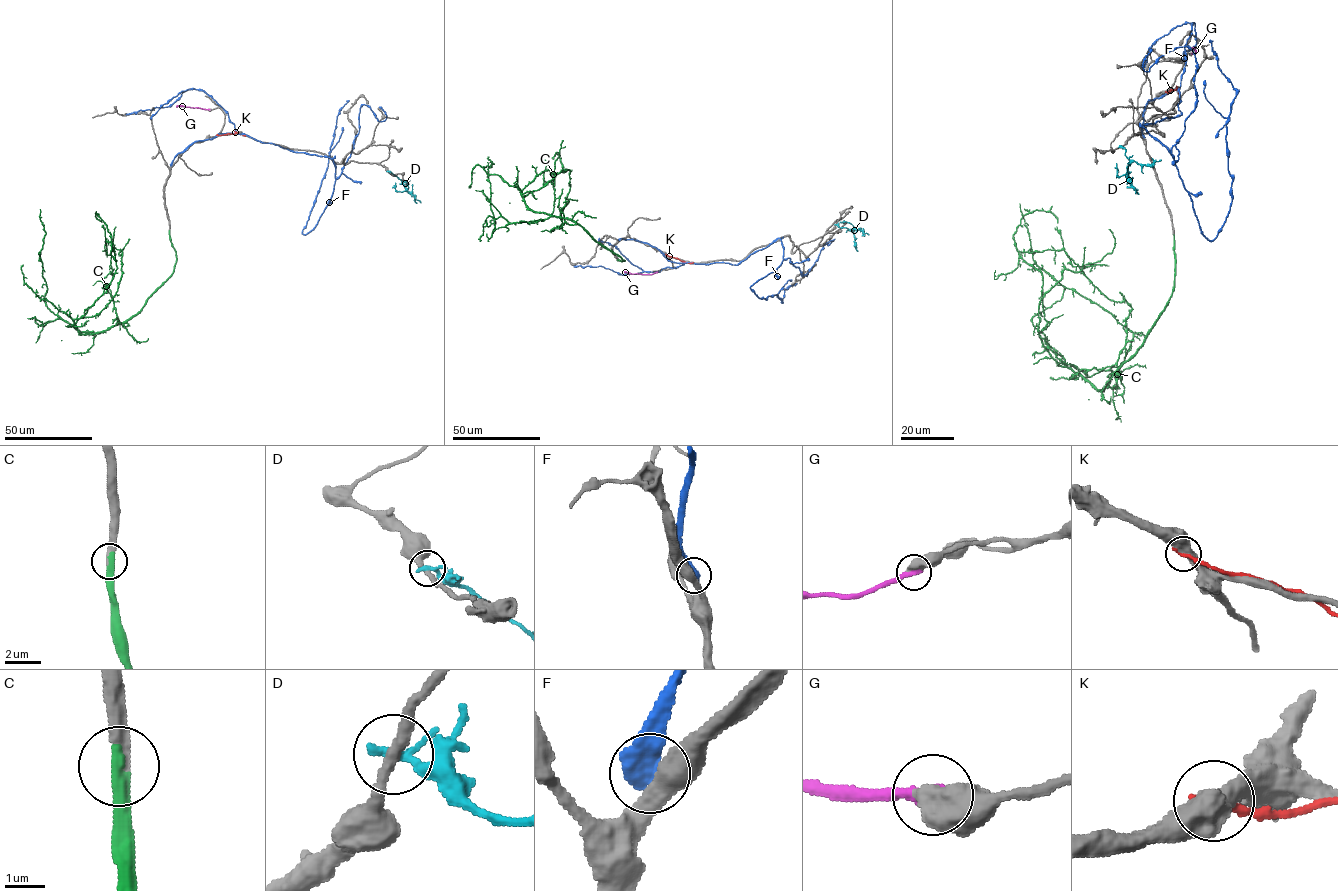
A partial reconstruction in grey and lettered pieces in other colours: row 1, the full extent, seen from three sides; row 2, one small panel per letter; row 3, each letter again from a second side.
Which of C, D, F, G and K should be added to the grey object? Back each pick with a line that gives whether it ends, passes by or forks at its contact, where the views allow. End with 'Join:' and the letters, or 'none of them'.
C: it ends there
G: it ends there
Join: C, G

